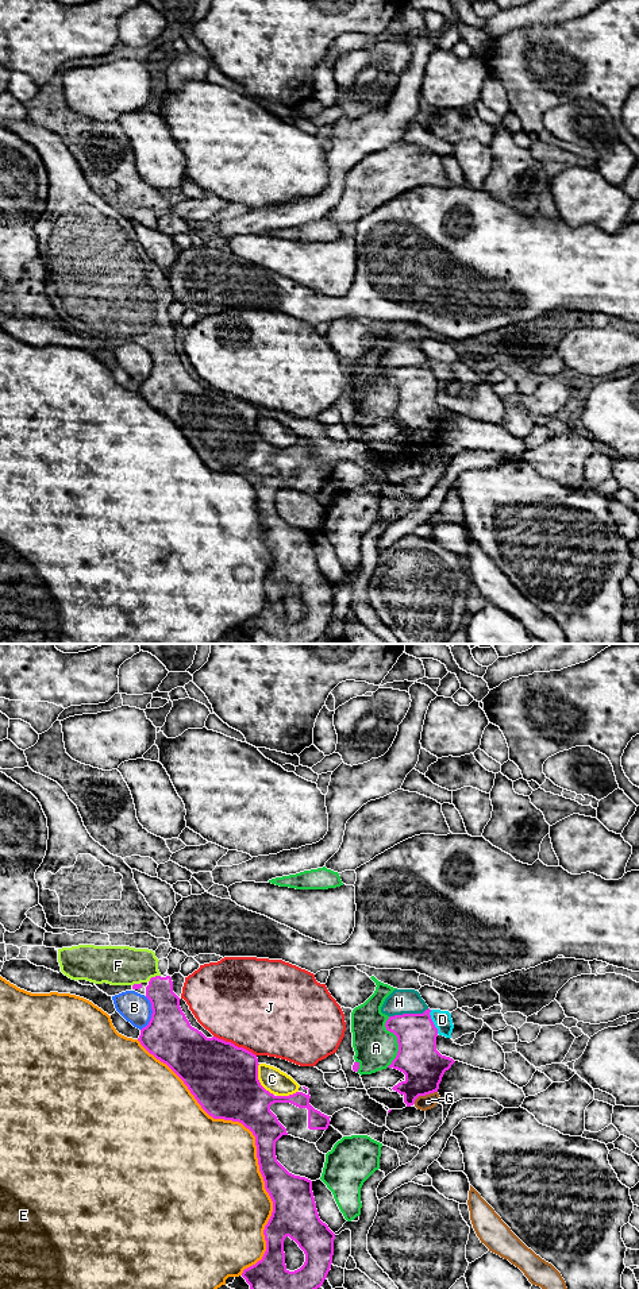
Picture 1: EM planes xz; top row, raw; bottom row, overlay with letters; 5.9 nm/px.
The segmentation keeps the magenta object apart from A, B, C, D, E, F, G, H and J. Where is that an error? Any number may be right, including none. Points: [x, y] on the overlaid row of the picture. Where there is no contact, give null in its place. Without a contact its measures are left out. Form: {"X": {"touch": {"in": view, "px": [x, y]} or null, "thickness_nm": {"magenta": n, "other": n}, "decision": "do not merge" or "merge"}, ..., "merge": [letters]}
{"A": {"touch": {"in": "xz", "px": [397, 1041]}, "thickness_nm": {"magenta": 240, "other": 240}, "decision": "do not merge"}, "B": {"touch": {"in": "xz", "px": [151, 1014]}, "thickness_nm": {"magenta": 300, "other": 180}, "decision": "do not merge"}, "C": {"touch": {"in": "xz", "px": [258, 1080]}, "thickness_nm": {"magenta": 400, "other": 140}, "decision": "do not merge"}, "D": {"touch": {"in": "xz", "px": [432, 1022]}, "thickness_nm": {"magenta": 240, "other": 110}, "decision": "do not merge"}, "E": {"touch": {"in": "xz", "px": [256, 1145]}, "thickness_nm": {"magenta": 240, "other": 480}, "decision": "do not merge"}, "F": {"touch": {"in": "xz", "px": [153, 977]}, "thickness_nm": {"magenta": 190, "other": 240}, "decision": "merge"}, "G": {"touch": {"in": "xz", "px": [424, 1095]}, "thickness_nm": {"magenta": 240, "other": 90}, "decision": "do not merge"}, "H": {"touch": {"in": "xz", "px": [408, 1014]}, "thickness_nm": {"magenta": 240, "other": 150}, "decision": "do not merge"}, "J": {"touch": {"in": "xz", "px": [234, 1045]}, "thickness_nm": {"magenta": 400, "other": 480}, "decision": "do not merge"}, "merge": ["F"]}

